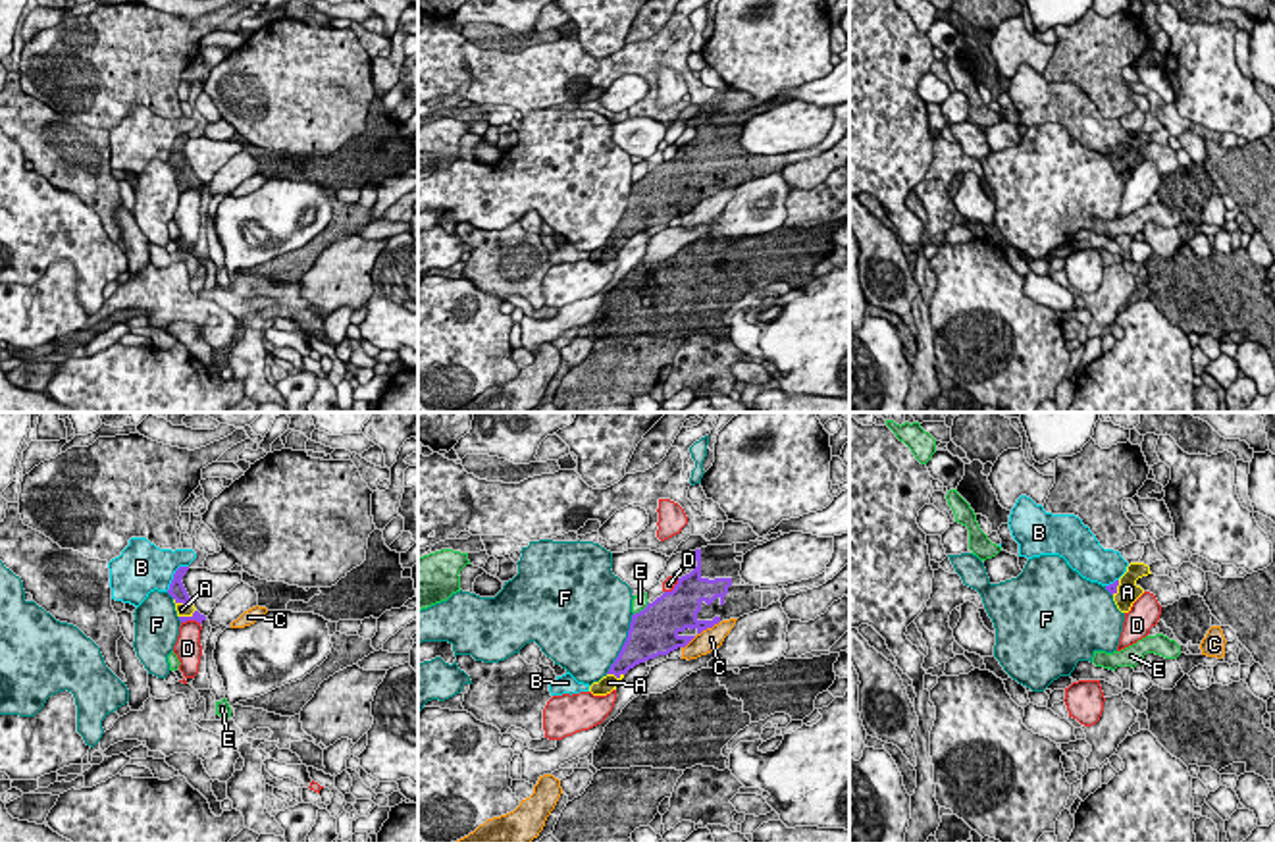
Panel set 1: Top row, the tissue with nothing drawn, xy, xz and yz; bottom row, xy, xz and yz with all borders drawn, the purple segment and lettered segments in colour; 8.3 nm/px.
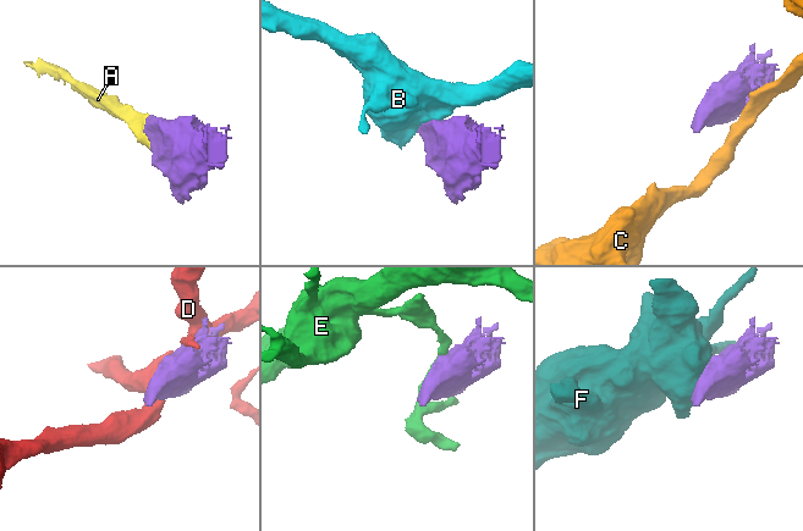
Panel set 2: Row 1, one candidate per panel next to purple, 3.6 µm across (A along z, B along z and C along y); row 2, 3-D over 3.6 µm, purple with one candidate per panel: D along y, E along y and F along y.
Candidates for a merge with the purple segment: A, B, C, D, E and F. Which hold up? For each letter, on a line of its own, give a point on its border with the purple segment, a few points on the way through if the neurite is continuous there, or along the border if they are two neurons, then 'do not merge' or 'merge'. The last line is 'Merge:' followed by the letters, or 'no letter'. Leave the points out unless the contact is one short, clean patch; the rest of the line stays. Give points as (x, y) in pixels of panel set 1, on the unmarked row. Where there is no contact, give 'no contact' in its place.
A: meets purple in xy at (183, 172); runs through xy (178, 160), (183, 172), (182, 178); merge
B: meets purple in xy at (174, 143); do not merge
C: meets purple in xz at (700, 201); do not merge
D: meets purple in xy at (191, 187); do not merge
E: meets purple in xz at (644, 178); do not merge
F: meets purple in xz at (624, 212); do not merge
Merge: A

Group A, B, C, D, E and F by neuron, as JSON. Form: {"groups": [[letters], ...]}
{"groups": [["A"], ["B"], ["C"], ["D"], ["E"], ["F"]]}

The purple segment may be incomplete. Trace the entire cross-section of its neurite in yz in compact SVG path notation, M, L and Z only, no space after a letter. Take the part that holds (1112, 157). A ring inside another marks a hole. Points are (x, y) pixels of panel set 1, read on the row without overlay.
M1131 131L1119 148L1106 154L1121 181L1129 181L1132 171L1144 162L1136 148L1148 143L1152 143L1148 133Z

